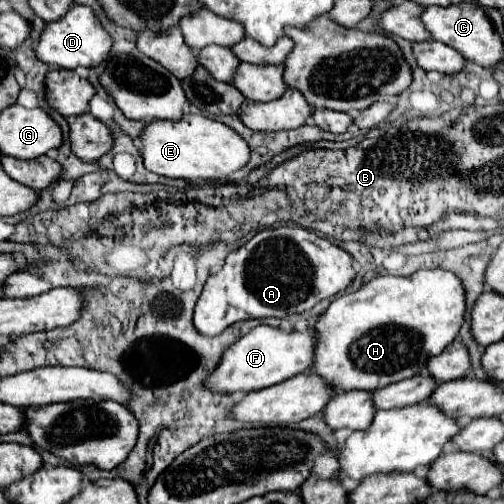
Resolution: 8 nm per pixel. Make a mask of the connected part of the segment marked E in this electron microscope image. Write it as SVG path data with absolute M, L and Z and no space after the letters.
M183 114L181 120L151 120L139 134L143 166L169 178L221 178L243 168L249 160L247 142L223 122L203 114Z

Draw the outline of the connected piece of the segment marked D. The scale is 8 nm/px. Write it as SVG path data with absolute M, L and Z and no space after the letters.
M73 4L71 10L67 10L67 14L55 22L45 24L43 34L39 36L35 50L35 56L53 66L53 68L67 68L67 70L75 70L77 66L95 66L99 62L103 62L109 56L111 50L111 36L103 30L103 26L97 22L93 10L89 6L77 6Z

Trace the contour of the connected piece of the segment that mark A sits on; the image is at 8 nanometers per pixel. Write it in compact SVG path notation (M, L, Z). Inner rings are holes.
M303 226L261 230L247 244L233 250L217 274L209 276L195 306L193 326L203 336L217 336L239 320L301 314L323 298L343 292L353 278L353 256L317 232Z

